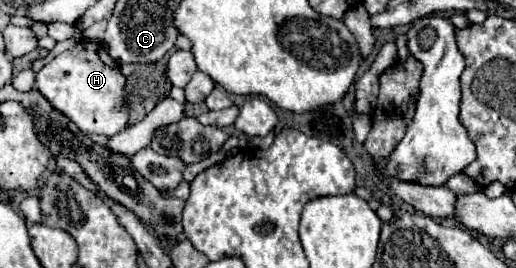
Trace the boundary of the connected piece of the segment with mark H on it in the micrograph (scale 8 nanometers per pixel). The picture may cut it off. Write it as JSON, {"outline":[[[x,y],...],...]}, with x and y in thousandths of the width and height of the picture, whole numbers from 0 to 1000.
{"outline":[[[159,149],[140,187],[112,201],[101,231],[93,231],[70,276],[70,328],[78,336],[78,351],[85,351],[85,366],[101,381],[105,410],[112,410],[132,448],[140,448],[155,478],[155,493],[171,507],[202,500],[213,515],[248,470],[248,388],[240,381],[240,321],[244,321],[244,284],[236,276],[229,231],[209,201],[202,172],[194,172],[190,157],[174,157],[174,149]]]}

